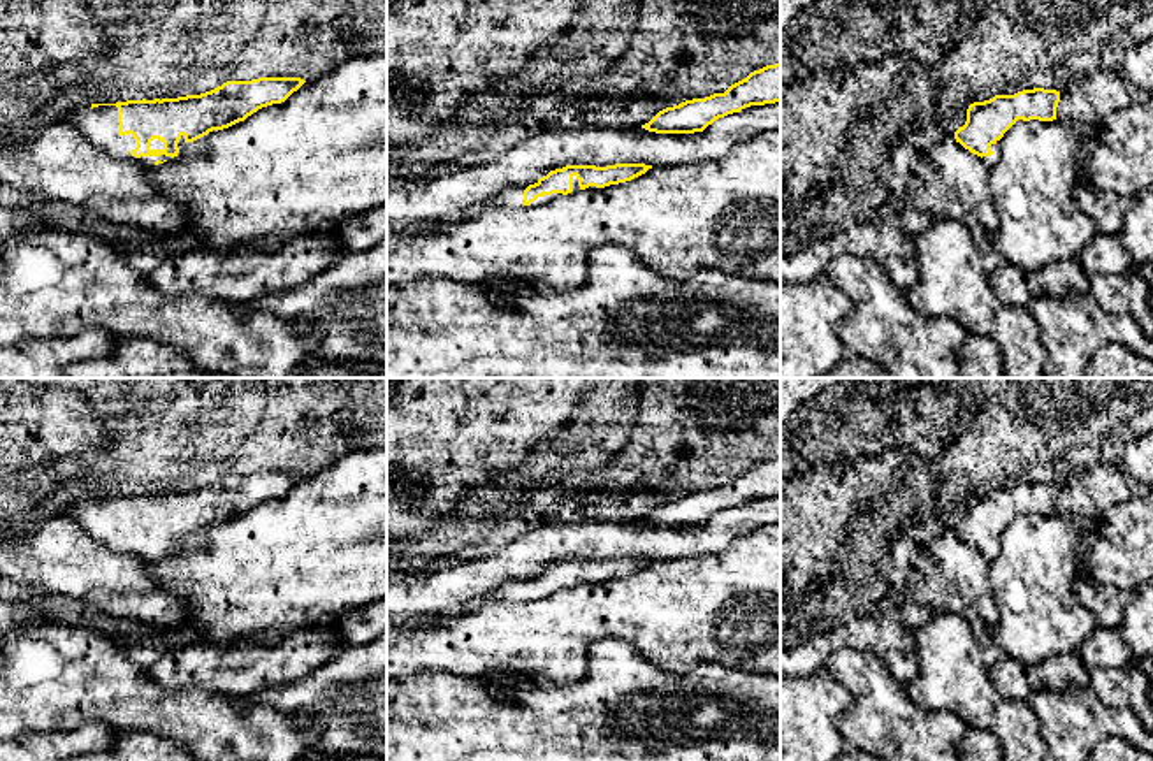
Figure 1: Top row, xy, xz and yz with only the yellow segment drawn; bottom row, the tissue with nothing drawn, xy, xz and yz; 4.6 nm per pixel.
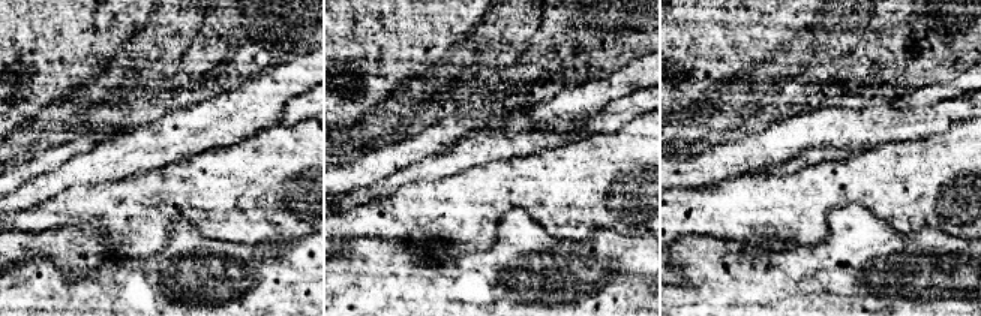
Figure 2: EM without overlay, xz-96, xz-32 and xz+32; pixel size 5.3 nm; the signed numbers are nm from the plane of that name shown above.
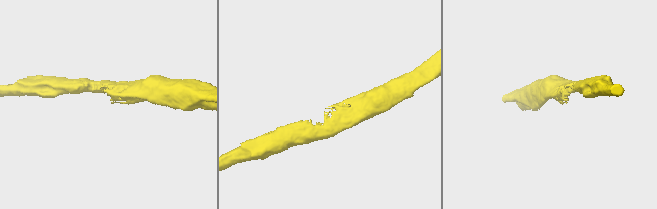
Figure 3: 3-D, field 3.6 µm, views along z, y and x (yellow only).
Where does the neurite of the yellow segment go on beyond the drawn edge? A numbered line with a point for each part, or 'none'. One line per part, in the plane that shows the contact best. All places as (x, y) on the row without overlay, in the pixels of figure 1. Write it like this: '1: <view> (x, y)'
1: xy (99, 519)

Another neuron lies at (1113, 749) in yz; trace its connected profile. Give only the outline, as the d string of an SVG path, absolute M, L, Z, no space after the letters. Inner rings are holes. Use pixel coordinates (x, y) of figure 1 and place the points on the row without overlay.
M1107 738L1093 749L1090 761L1153 761L1153 754L1148 754L1121 738Z

